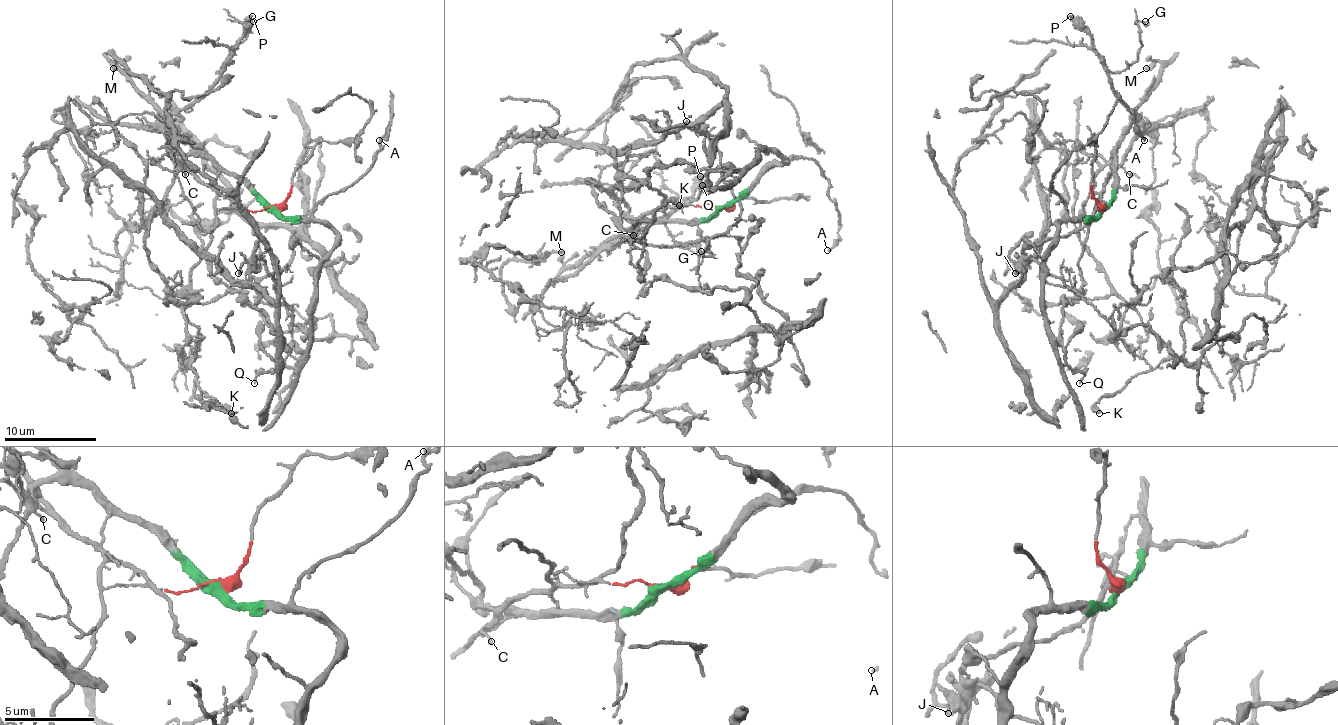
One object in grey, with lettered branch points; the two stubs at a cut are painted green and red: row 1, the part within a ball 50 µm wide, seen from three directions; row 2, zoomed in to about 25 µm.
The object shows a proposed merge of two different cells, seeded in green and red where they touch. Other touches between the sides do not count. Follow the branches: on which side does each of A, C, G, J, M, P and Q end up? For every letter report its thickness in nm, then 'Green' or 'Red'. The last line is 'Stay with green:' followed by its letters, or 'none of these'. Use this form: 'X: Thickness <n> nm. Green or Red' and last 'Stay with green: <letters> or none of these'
A: Thickness 170 nm. Green
C: Thickness 130 nm. Red
G: Thickness 140 nm. Red
J: Thickness 180 nm. Red
M: Thickness 360 nm. Green
P: Thickness 320 nm. Red
Q: Thickness 140 nm. Green
Stay with green: A, M, Q

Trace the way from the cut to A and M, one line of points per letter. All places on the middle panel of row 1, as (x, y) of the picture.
A: (724, 208), (760, 173), (776, 164), (811, 157), (829, 180), (829, 196), (838, 210), (841, 240), (827, 249)
M: (724, 208), (717, 208), (705, 219), (639, 222), (565, 267), (560, 251)

